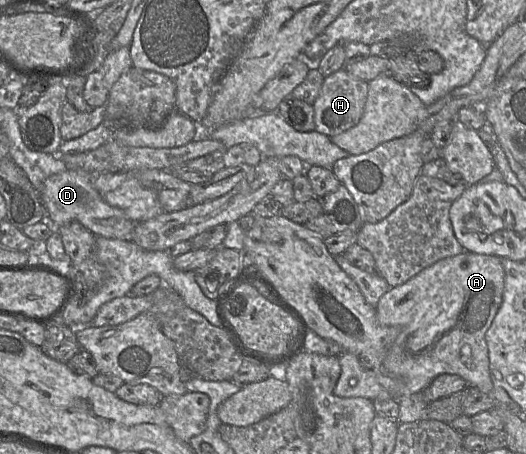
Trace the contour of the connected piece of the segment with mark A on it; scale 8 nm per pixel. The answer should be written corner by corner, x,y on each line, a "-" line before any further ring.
464,251
426,267
404,284
391,287
380,298
376,307
378,322
383,326
398,326
401,329
383,360
382,368
386,374
399,379
408,394
423,393
441,374
455,374
461,376
468,386
491,395
494,385
490,376
485,334
503,299
505,271
500,258

